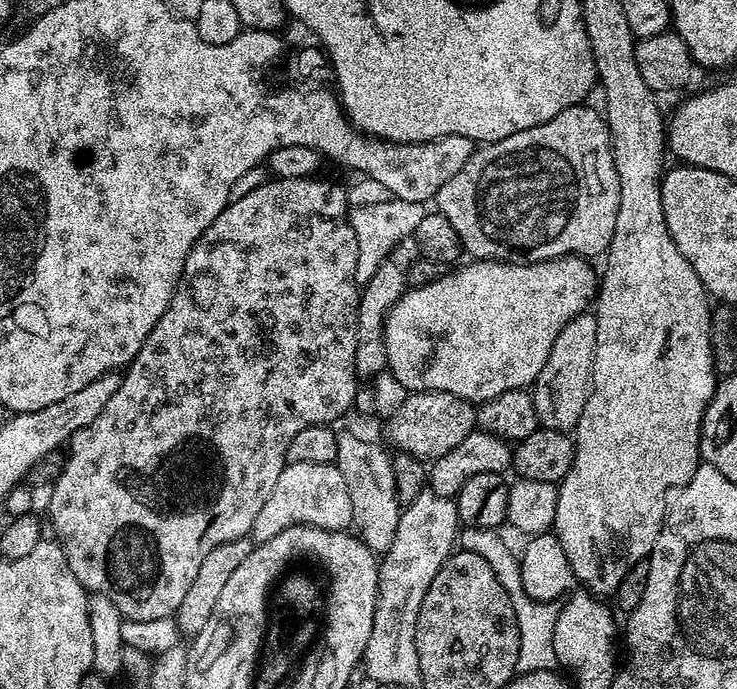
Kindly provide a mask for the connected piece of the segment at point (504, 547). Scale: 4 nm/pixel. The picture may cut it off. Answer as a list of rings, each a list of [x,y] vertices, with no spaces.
[[[464,528],[458,537],[458,544],[465,552],[477,552],[490,562],[490,570],[502,582],[502,586],[510,594],[510,602],[514,606],[514,614],[518,618],[518,662],[516,663],[517,673],[537,672],[538,670],[553,671],[557,667],[556,655],[554,654],[554,622],[560,613],[559,607],[544,602],[539,606],[537,601],[531,600],[526,594],[522,584],[520,573],[519,555],[500,537],[499,531],[490,528]]]

